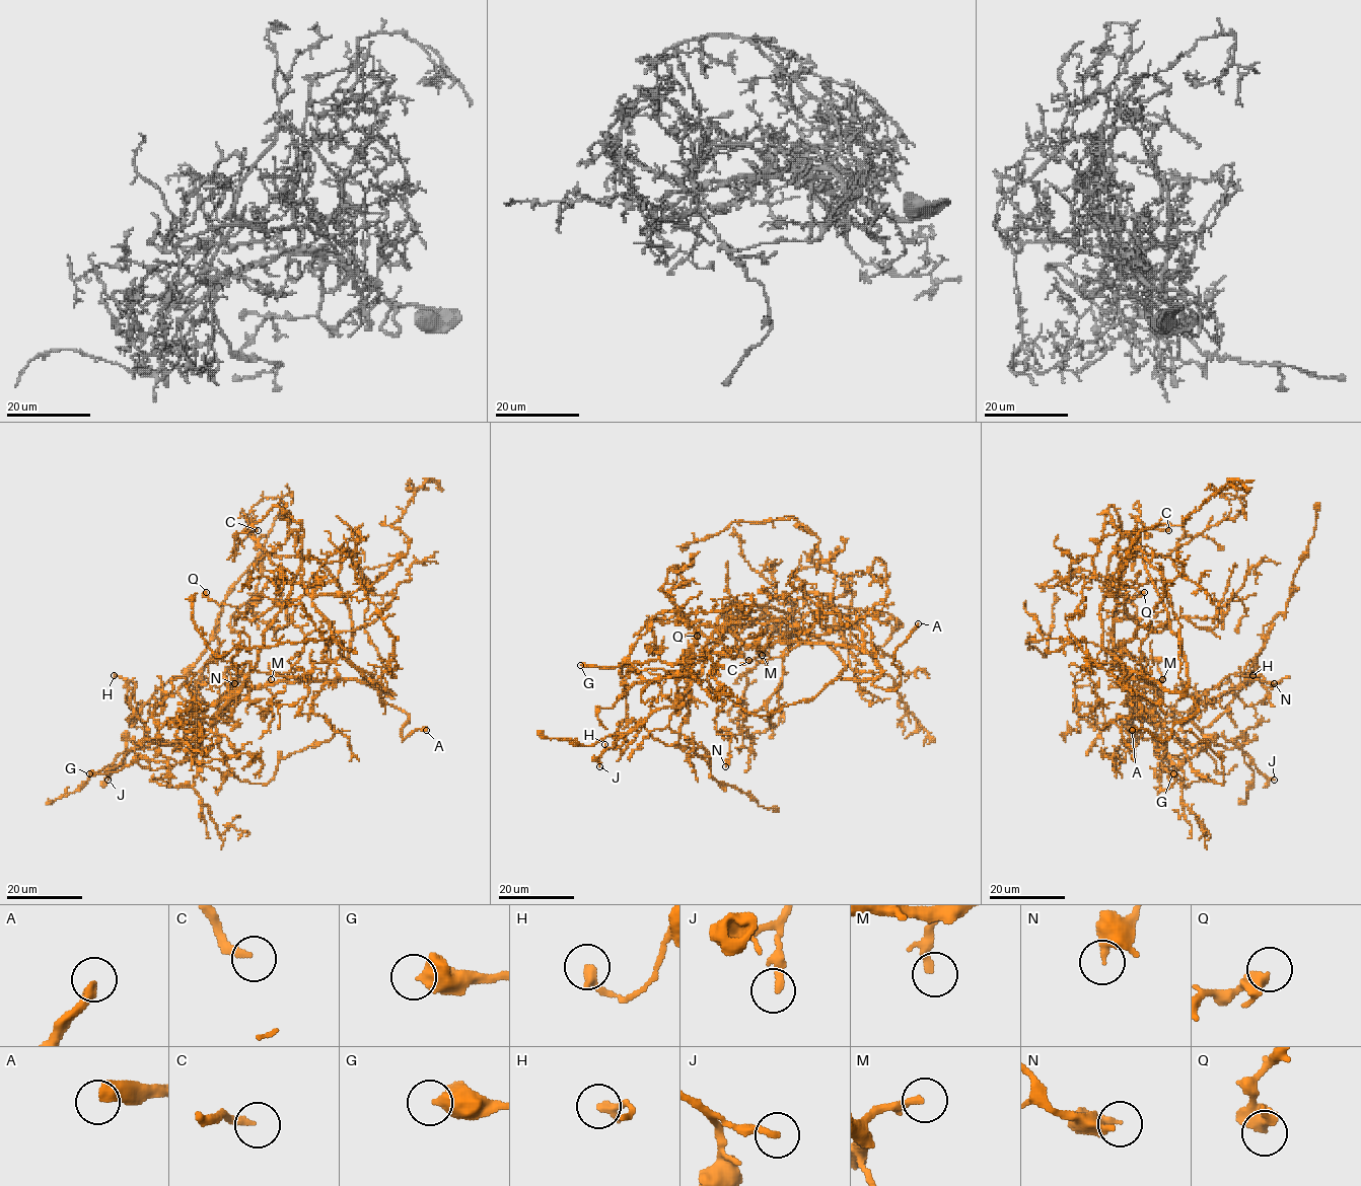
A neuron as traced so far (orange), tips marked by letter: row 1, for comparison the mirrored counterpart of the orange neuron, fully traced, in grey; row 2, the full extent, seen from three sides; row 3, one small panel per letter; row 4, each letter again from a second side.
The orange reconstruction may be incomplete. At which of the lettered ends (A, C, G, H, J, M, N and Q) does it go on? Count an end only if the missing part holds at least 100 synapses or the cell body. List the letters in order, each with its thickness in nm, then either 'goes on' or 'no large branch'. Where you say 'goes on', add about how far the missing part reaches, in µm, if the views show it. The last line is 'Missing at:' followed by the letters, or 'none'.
A: 400 nm thick; goes on; about 10 µm are missing
C: 240 nm thick; no large branch
G: 550 nm thick; no large branch
H: 320 nm thick; no large branch
J: 220 nm thick; no large branch
M: 190 nm thick; goes on; about 45 µm are missing
N: 320 nm thick; no large branch
Q: 380 nm thick; no large branch
Missing at: A, M

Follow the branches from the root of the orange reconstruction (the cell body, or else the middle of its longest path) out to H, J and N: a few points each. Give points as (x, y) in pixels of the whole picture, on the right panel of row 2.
H: (1113, 647), (1130, 695), (1188, 743), (1173, 715), (1175, 702), (1228, 680), (1238, 686), (1252, 675)
J: (1113, 647), (1128, 692), (1150, 717), (1180, 741), (1195, 744), (1215, 736), (1235, 740), (1255, 766), (1274, 780)
N: (1113, 647), (1124, 673), (1174, 712), (1190, 712), (1198, 696), (1232, 673), (1274, 683)

